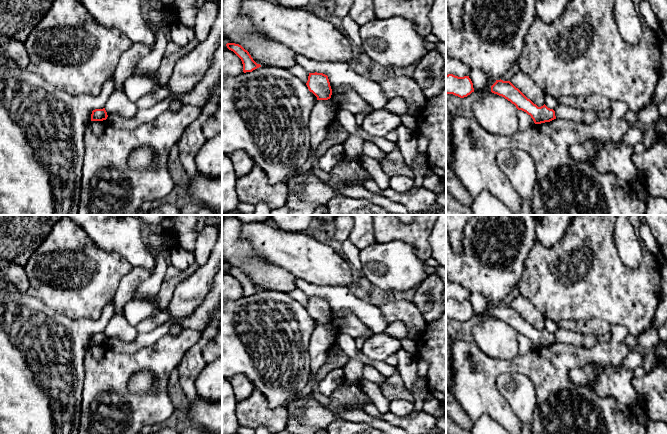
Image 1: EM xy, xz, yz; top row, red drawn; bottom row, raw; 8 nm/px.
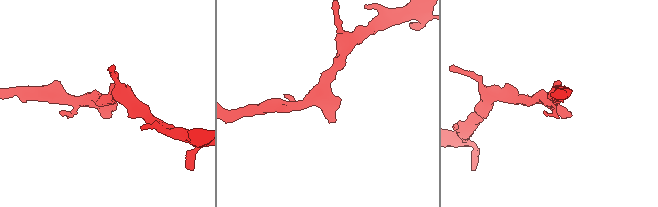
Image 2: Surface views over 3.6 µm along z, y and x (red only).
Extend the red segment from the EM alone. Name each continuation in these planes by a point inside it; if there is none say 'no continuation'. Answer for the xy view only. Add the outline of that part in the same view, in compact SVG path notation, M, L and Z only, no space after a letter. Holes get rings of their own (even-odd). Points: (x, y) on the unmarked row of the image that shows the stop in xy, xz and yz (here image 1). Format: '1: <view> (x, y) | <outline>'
no continuation

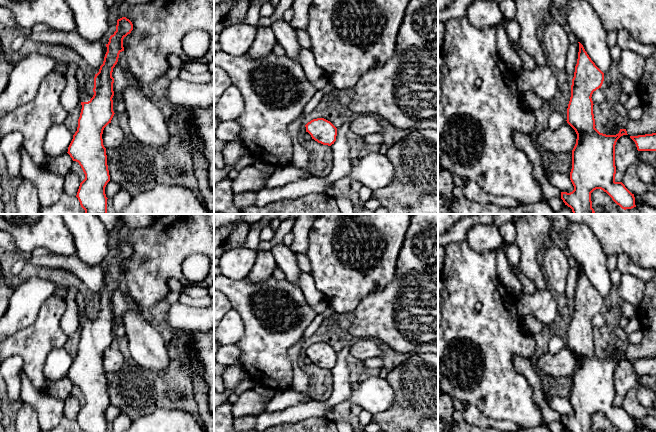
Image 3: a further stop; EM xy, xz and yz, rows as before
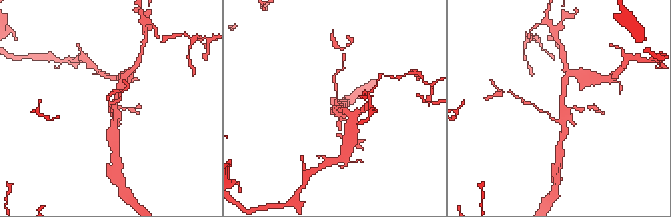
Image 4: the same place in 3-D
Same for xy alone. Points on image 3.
1: xy (86, 317) | M90 305L84 309L78 311L80 325L81 326L88 326L93 321L94 316L92 314L92 309L90 308Z

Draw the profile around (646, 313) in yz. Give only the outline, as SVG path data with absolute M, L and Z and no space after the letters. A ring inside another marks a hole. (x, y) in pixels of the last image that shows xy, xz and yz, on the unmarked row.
M656 270L654 276L645 283L645 295L637 308L641 325L642 341L630 346L626 355L628 360L656 357Z

